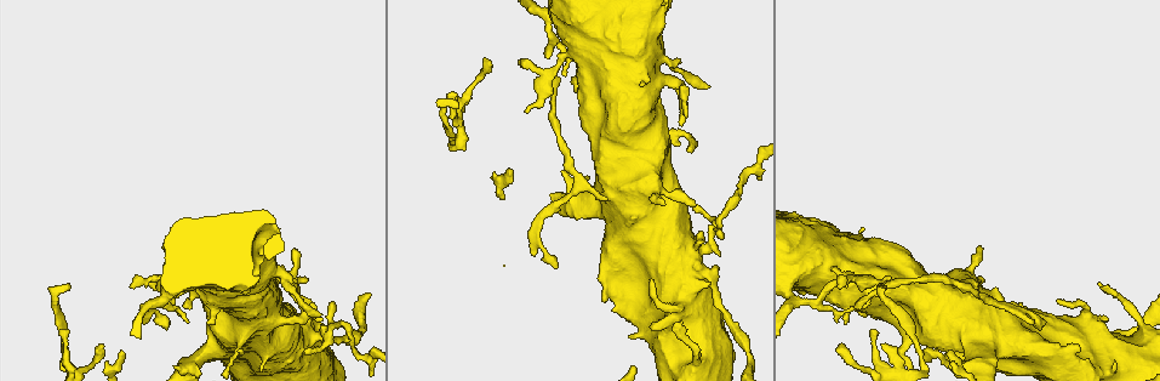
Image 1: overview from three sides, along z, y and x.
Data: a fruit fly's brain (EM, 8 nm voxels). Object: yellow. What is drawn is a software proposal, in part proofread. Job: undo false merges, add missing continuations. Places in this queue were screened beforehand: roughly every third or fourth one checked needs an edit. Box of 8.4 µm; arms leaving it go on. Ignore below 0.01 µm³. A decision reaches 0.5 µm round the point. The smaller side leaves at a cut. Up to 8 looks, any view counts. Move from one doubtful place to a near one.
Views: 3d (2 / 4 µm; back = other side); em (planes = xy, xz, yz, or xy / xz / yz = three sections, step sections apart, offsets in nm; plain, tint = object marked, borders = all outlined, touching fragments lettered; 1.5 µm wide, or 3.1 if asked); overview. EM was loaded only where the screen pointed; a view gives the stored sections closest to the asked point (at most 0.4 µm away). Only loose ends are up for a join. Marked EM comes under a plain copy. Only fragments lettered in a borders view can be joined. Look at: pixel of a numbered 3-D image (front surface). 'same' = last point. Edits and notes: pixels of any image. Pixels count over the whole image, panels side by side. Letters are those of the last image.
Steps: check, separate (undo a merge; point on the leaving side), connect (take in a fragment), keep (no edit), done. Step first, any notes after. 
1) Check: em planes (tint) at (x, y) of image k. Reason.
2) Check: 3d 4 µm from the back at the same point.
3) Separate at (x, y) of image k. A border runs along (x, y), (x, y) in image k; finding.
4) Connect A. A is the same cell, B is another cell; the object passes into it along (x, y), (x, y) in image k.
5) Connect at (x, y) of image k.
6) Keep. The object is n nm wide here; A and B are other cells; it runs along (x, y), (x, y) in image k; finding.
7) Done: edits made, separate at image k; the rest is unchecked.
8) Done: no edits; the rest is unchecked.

Check: em planes (borders) at (629, 336) of image 1. Branch stops here.

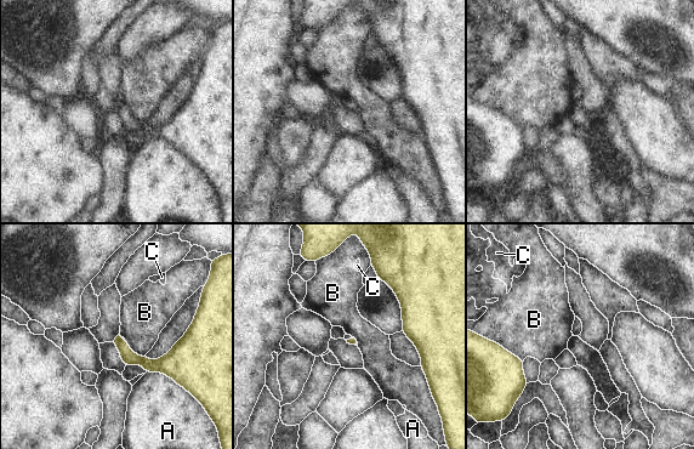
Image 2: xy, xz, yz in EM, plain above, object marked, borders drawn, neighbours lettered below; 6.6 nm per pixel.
Keep. A, B and C are other cells; none of them fits.

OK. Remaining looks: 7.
Check: em xz step 4 (borders) at (891, 346) of image 1. An open end.

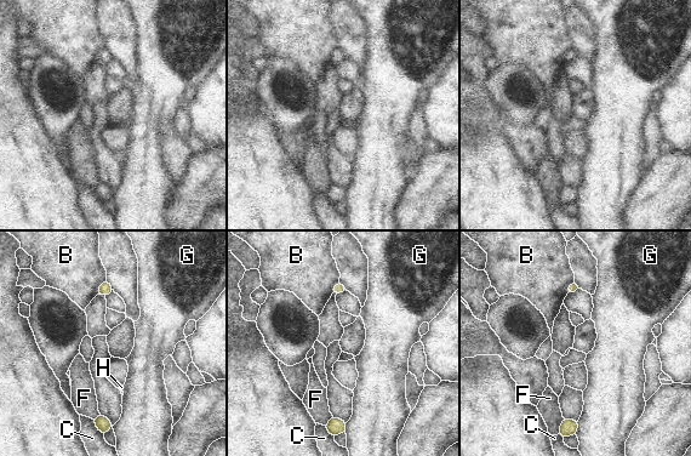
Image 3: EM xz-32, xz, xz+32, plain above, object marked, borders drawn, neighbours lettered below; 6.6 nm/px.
Keep. B, C, F, G and H are other cells; a border runs along (578, 421), (576, 431) in image 3; no lettered fragment goes on from it.

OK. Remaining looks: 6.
Check: em planes (borders) at (307, 353) of image 1. Thin end.

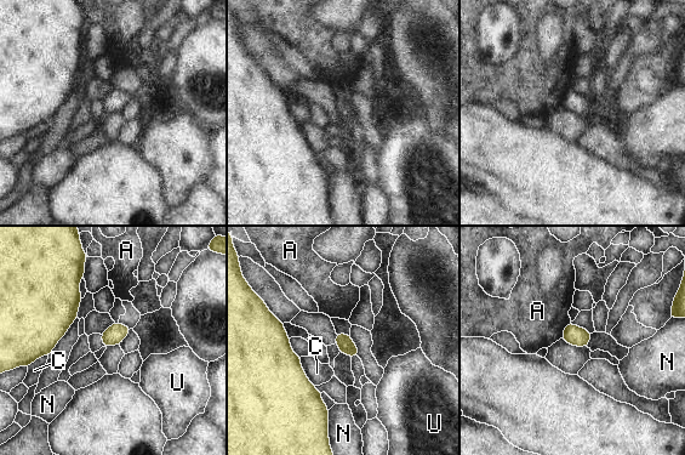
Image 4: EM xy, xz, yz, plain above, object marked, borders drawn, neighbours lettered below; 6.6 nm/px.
Keep. The object is 110 nm wide here; A, C, N and U are other cells; a border runs along (300, 357), (300, 364), (314, 386) in image 4; none of them fits.

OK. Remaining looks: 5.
Done: no edits; the rest is unchecked.

